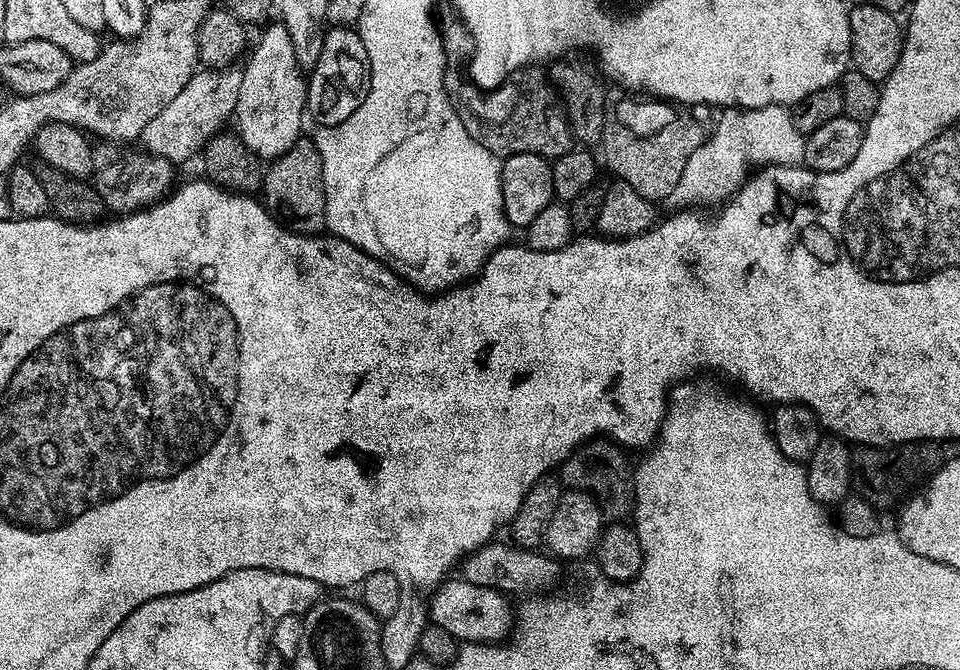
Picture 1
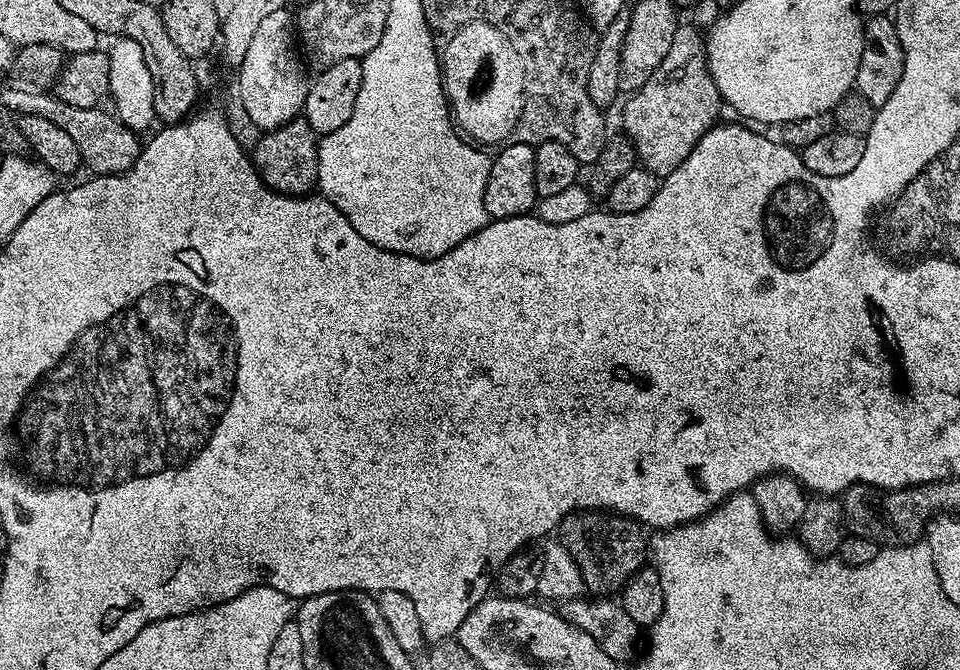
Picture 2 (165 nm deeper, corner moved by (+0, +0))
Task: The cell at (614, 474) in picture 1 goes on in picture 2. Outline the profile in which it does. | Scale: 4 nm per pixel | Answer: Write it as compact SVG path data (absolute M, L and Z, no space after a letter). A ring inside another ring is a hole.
M604 514L599 518L600 528L594 529L589 536L563 537L562 542L568 547L568 553L572 555L582 574L585 589L597 597L604 598L609 594L619 593L626 581L639 568L645 567L646 536L644 540L645 533L641 525L629 517Z

